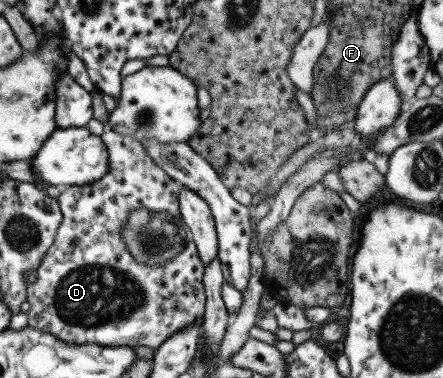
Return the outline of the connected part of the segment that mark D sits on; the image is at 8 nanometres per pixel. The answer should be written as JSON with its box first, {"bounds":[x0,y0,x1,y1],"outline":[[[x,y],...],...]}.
{"bounds":[27,128,205,349],"outline":[[[109,128],[104,130],[100,136],[102,143],[108,149],[108,174],[98,182],[91,183],[90,185],[78,186],[72,185],[62,188],[60,196],[57,201],[59,202],[59,209],[63,215],[63,220],[59,225],[54,243],[49,247],[49,250],[44,254],[40,266],[36,271],[36,281],[27,286],[27,301],[30,304],[30,310],[27,312],[28,325],[40,331],[46,331],[52,335],[56,335],[60,341],[65,341],[70,345],[84,345],[85,343],[96,343],[102,346],[120,347],[128,346],[134,347],[152,347],[158,349],[171,335],[179,333],[181,329],[185,329],[189,325],[199,321],[203,322],[203,315],[205,312],[205,287],[203,286],[204,279],[204,263],[200,259],[197,247],[192,238],[186,234],[186,242],[182,251],[175,255],[173,259],[164,261],[160,266],[142,266],[136,263],[136,260],[130,255],[125,243],[123,242],[121,231],[127,222],[128,216],[136,209],[148,209],[154,213],[168,213],[175,217],[175,221],[180,218],[180,206],[178,206],[178,197],[182,191],[182,184],[171,179],[146,153],[145,147],[140,142],[134,140],[132,136],[118,134],[111,131]]]}

